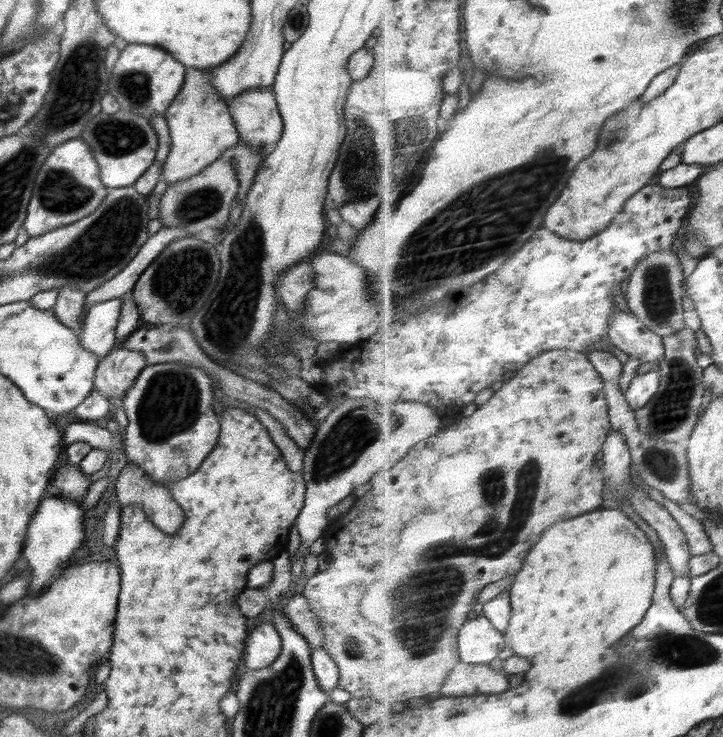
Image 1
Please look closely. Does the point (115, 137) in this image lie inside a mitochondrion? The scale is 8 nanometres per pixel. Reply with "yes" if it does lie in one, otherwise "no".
yes

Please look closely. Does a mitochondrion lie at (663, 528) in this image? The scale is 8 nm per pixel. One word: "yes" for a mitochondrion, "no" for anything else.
no

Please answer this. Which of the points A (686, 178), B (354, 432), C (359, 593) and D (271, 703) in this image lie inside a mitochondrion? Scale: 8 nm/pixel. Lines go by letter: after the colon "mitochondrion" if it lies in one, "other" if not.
A: other
B: mitochondrion
C: other
D: mitochondrion

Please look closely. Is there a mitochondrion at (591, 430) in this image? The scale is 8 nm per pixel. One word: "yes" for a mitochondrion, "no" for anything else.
no

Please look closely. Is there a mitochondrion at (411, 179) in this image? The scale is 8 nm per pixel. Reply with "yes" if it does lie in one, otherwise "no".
no

